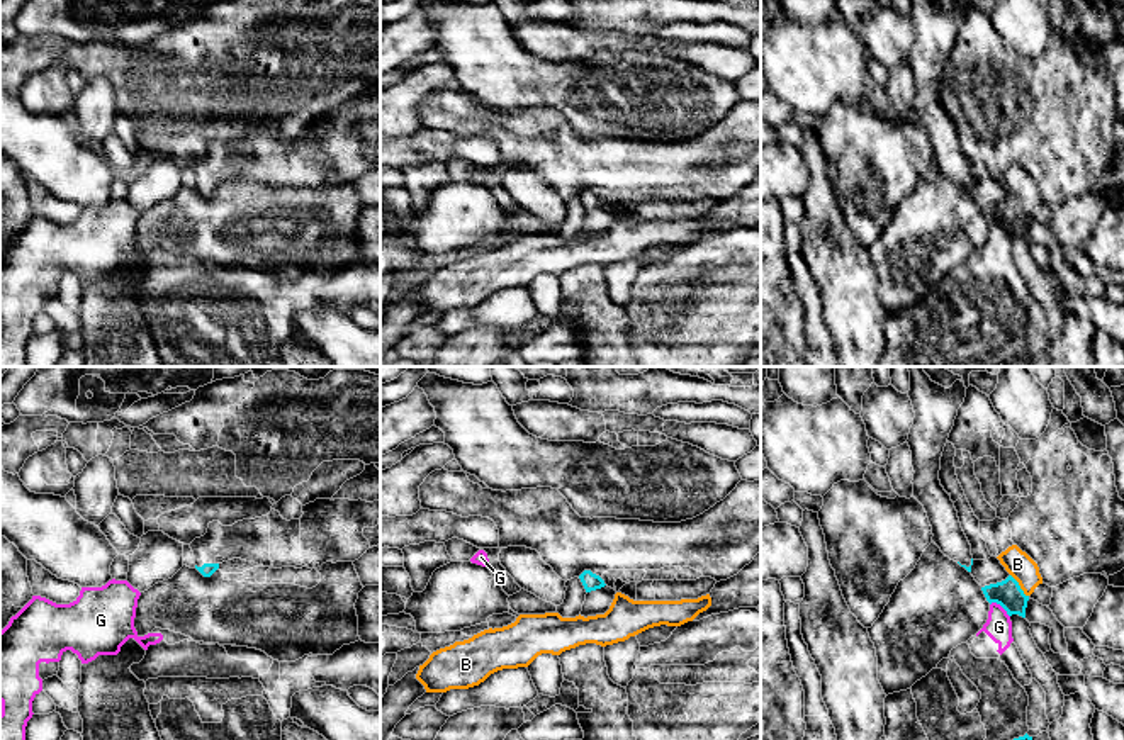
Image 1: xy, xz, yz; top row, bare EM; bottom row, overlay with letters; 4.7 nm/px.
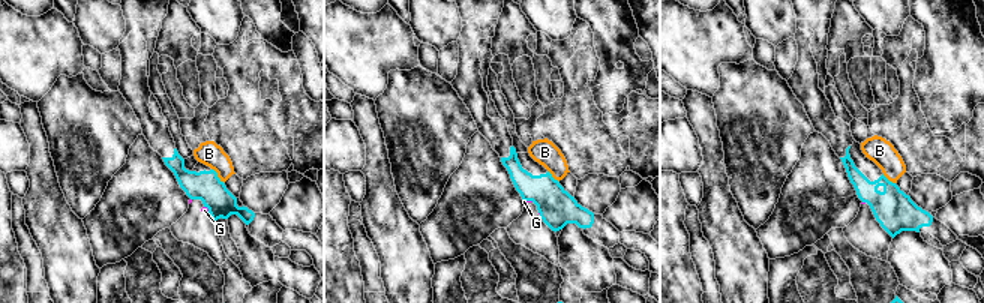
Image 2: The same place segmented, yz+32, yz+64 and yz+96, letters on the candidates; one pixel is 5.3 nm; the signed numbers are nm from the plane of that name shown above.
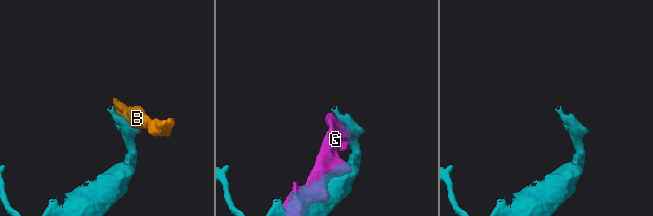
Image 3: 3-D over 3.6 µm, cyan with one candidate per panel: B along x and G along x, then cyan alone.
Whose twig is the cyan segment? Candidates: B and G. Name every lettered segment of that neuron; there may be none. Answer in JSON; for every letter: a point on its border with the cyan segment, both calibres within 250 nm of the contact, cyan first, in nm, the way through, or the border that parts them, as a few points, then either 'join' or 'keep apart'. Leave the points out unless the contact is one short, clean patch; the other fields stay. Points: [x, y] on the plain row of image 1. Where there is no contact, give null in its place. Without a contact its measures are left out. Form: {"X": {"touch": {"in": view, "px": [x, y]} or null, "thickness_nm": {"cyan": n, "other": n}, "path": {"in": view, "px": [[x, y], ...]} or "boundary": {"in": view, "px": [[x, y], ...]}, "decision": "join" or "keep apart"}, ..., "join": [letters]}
{"B": {"touch": {"in": "yz", "px": [1019, 206]}, "thickness_nm": {"cyan": 130, "other": 120}, "boundary": {"in": "yz", "px": [[1011, 194], [1028, 216]]}, "decision": "keep apart"}, "G": {"touch": {"in": "yz", "px": [1000, 224]}, "thickness_nm": {"cyan": 130, "other": 130}, "boundary": {"in": "yz", "px": [[990, 223], [997, 223], [1009, 236]]}, "decision": "keep apart"}, "join": []}

